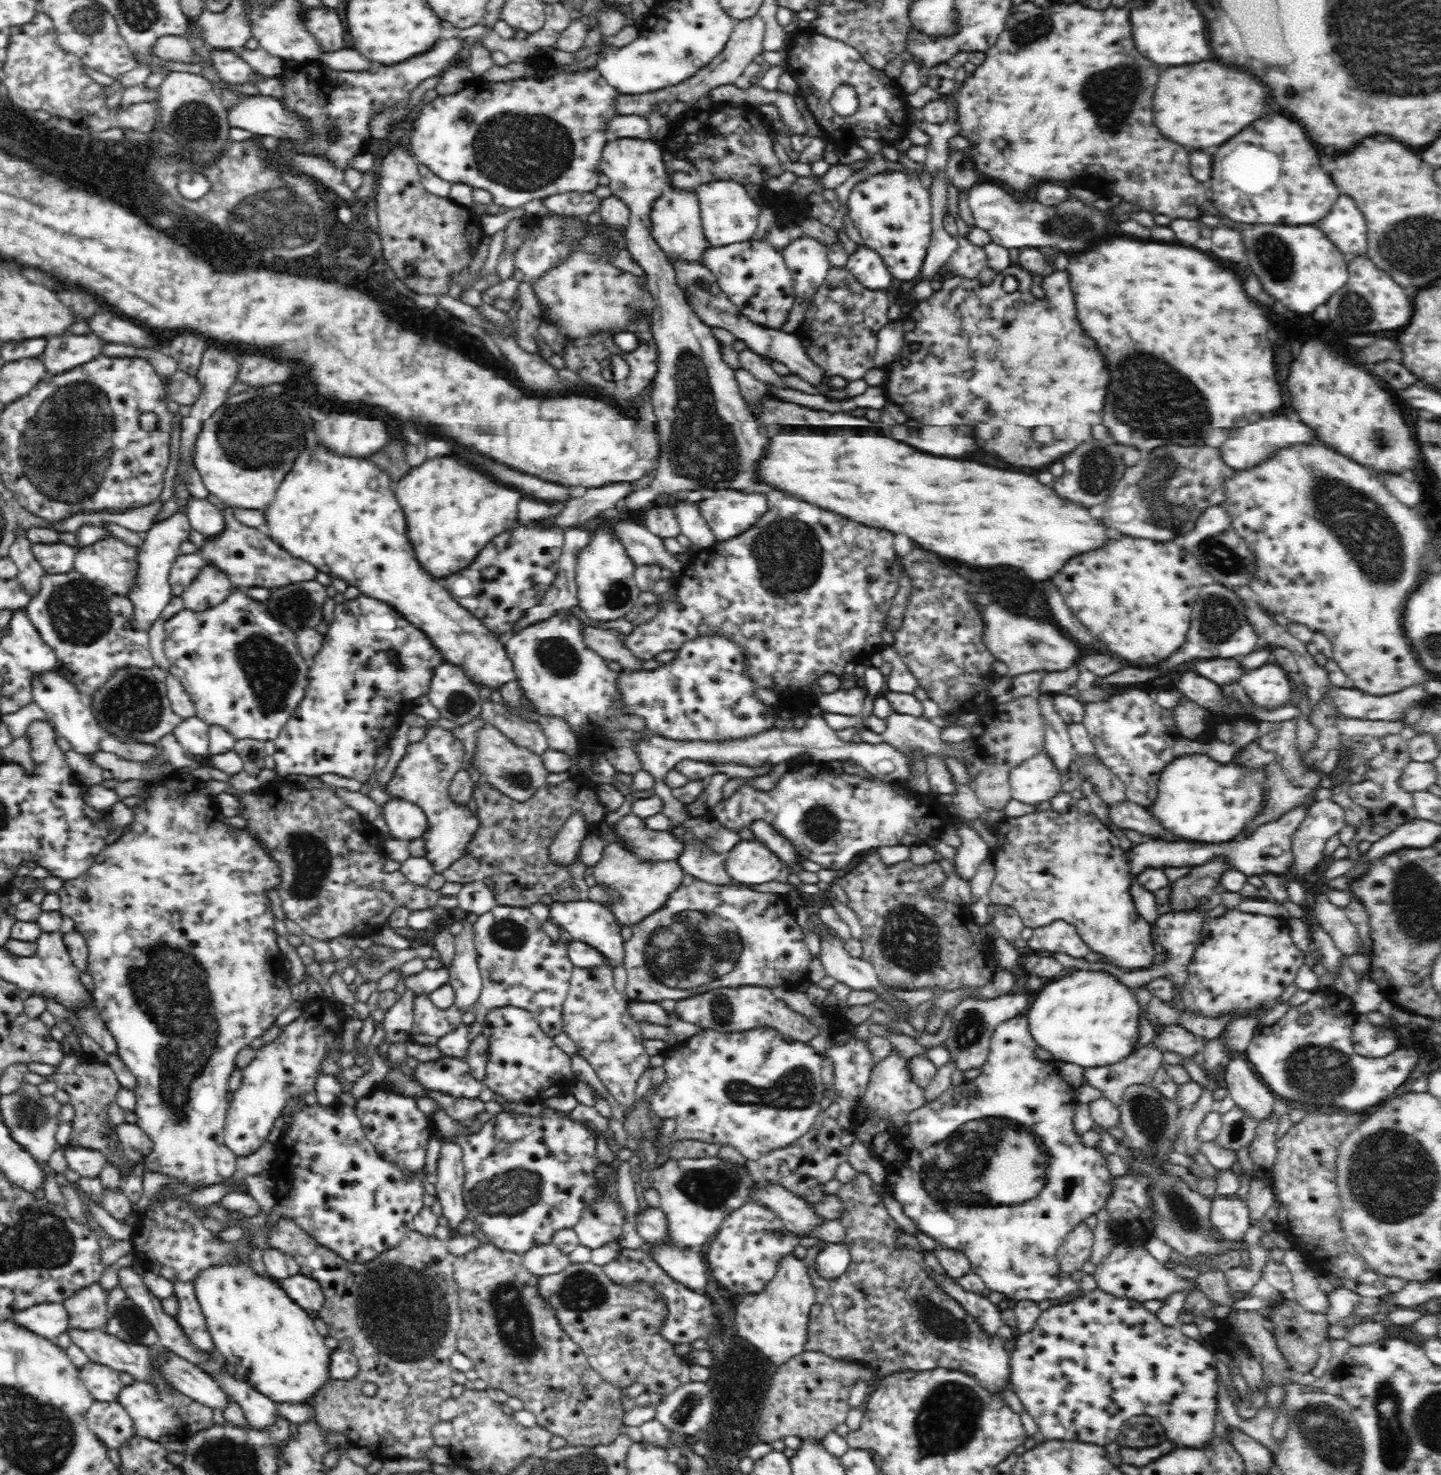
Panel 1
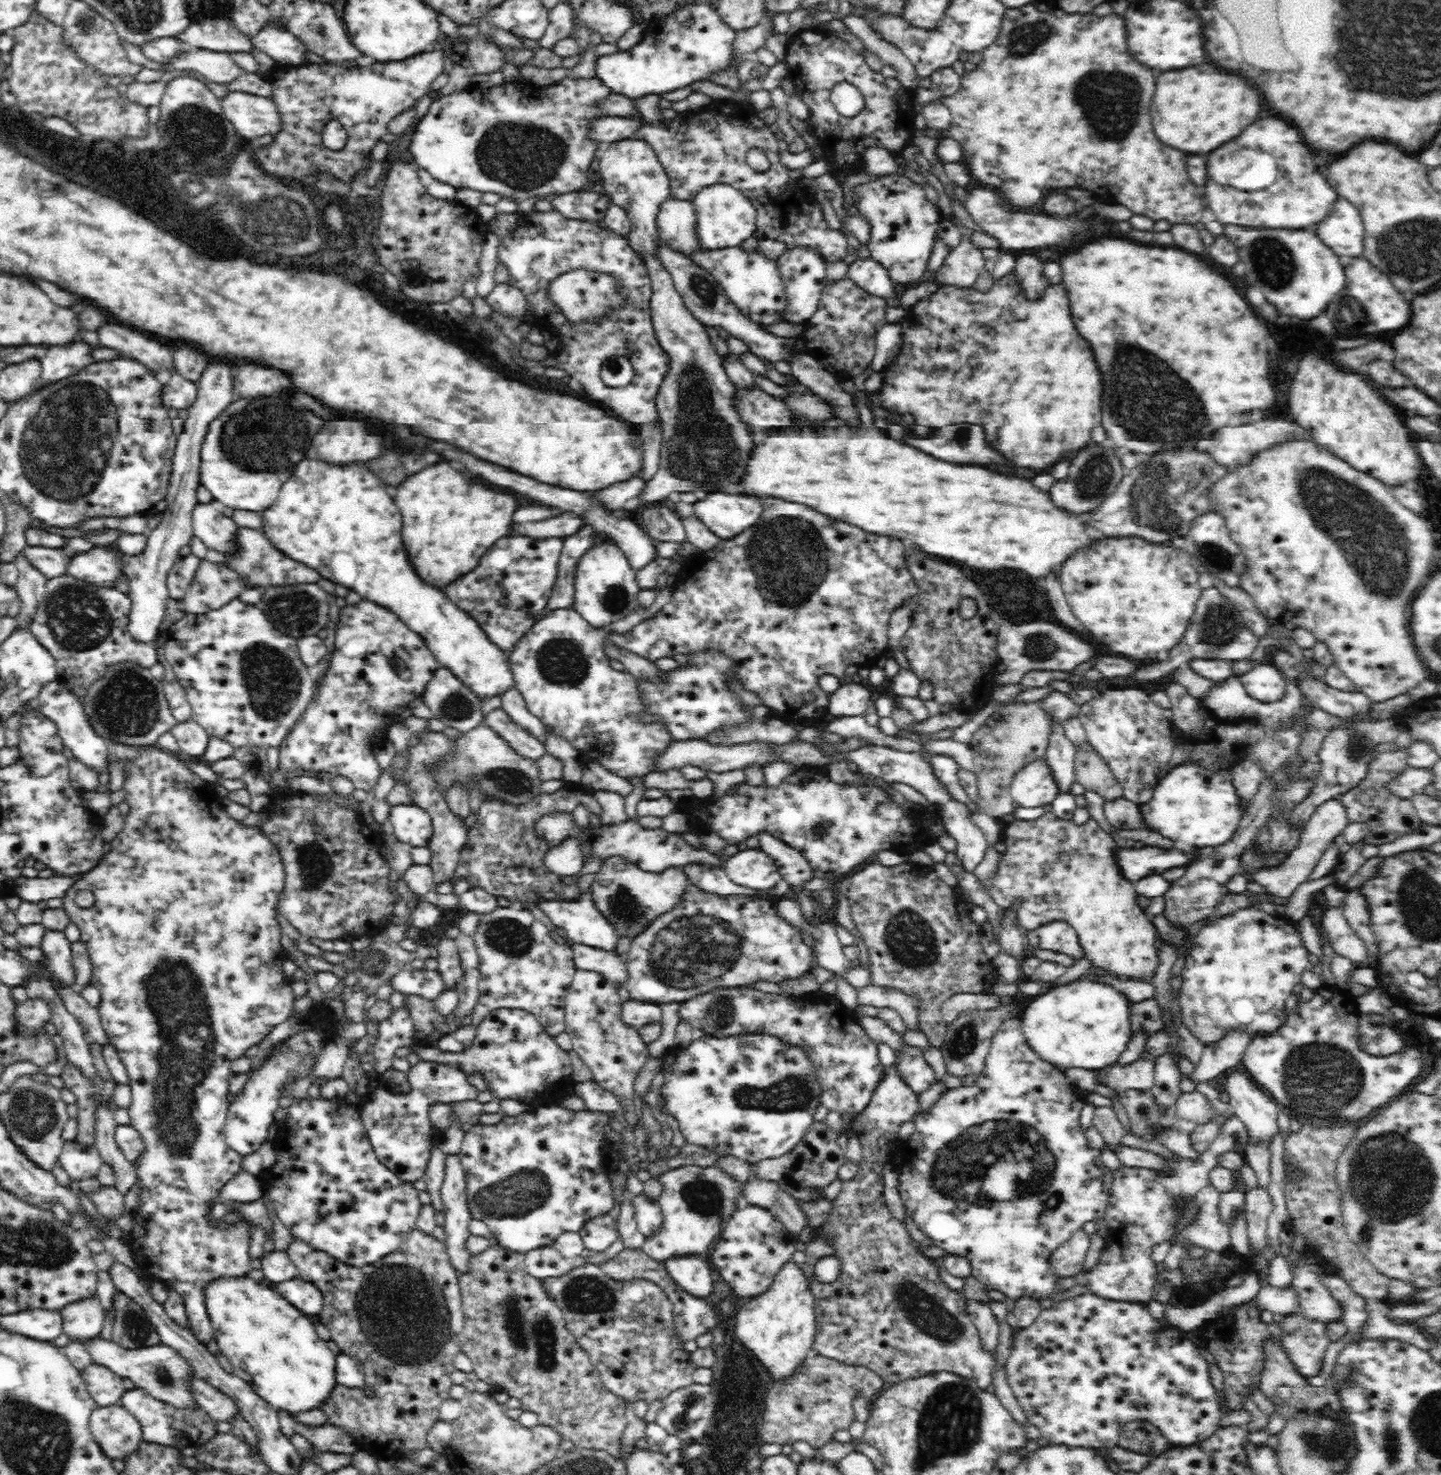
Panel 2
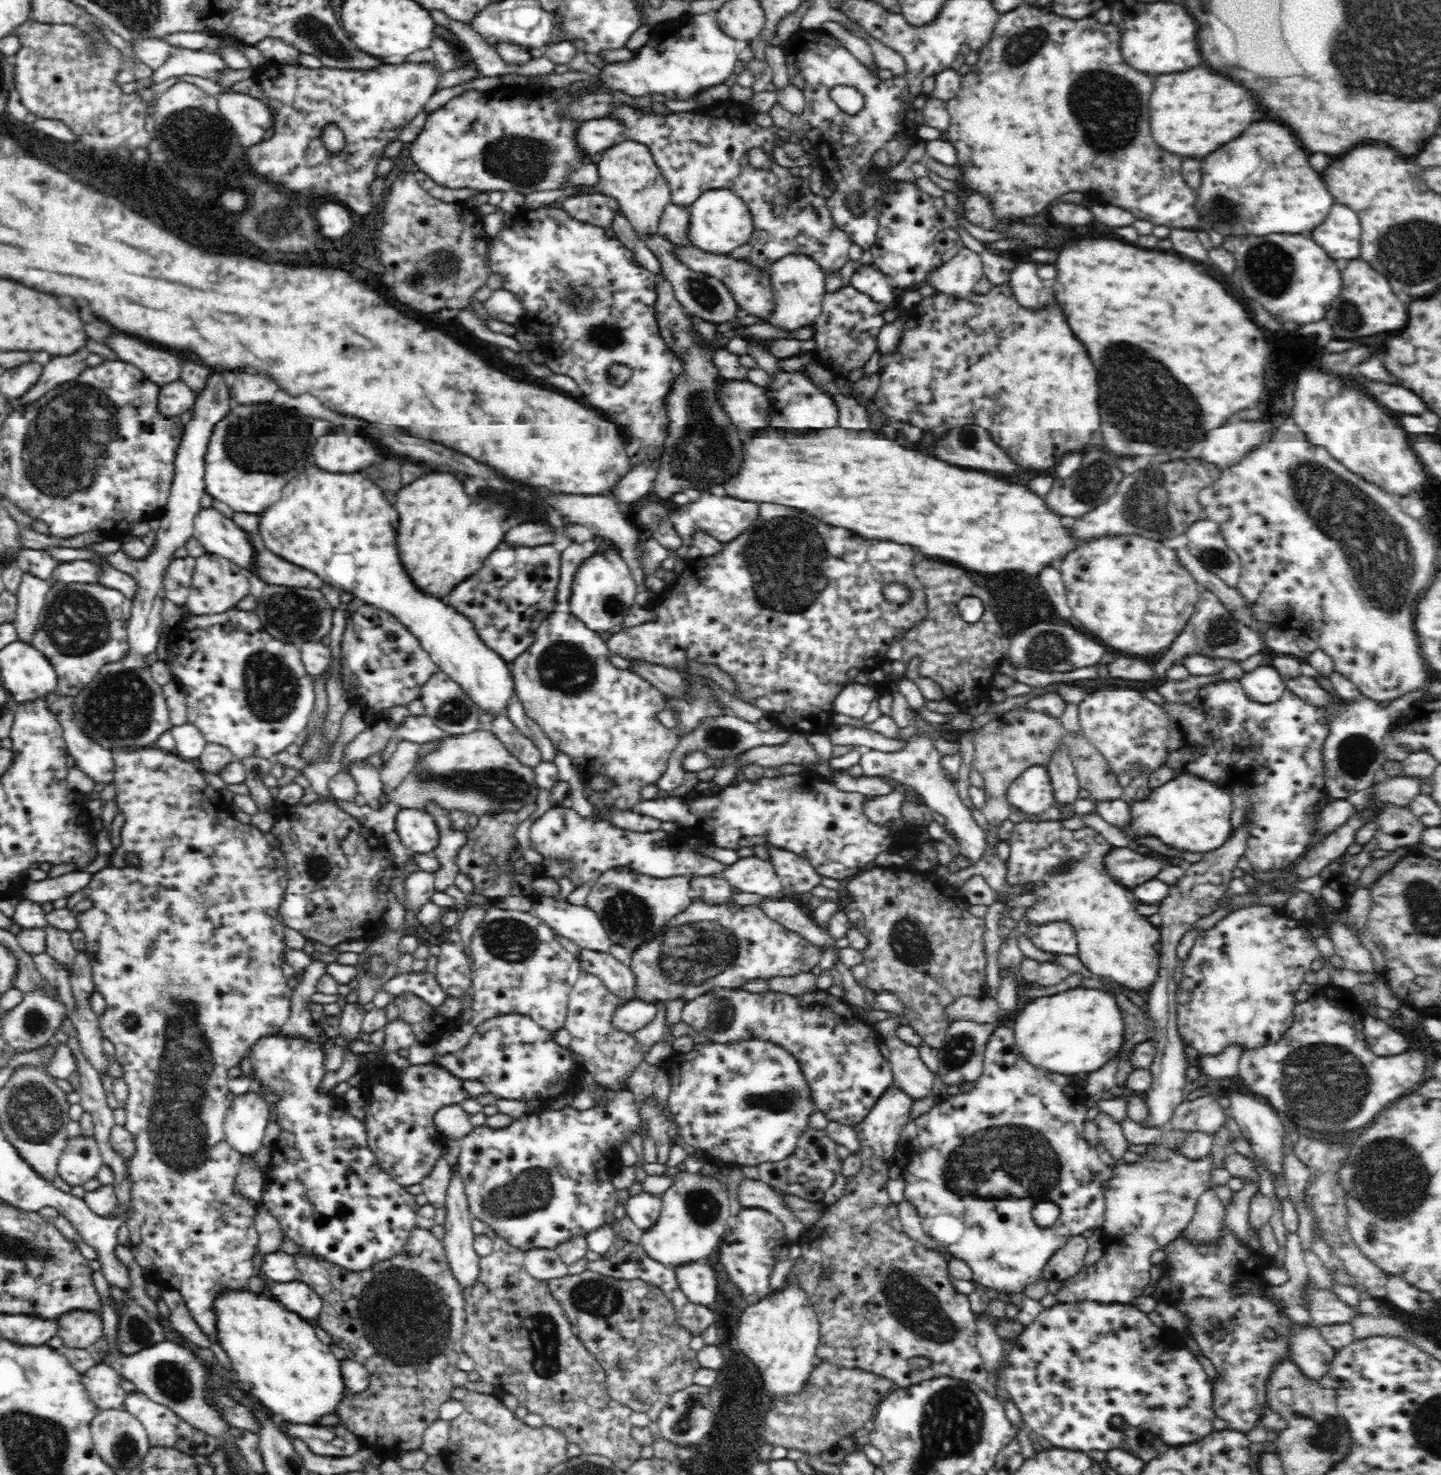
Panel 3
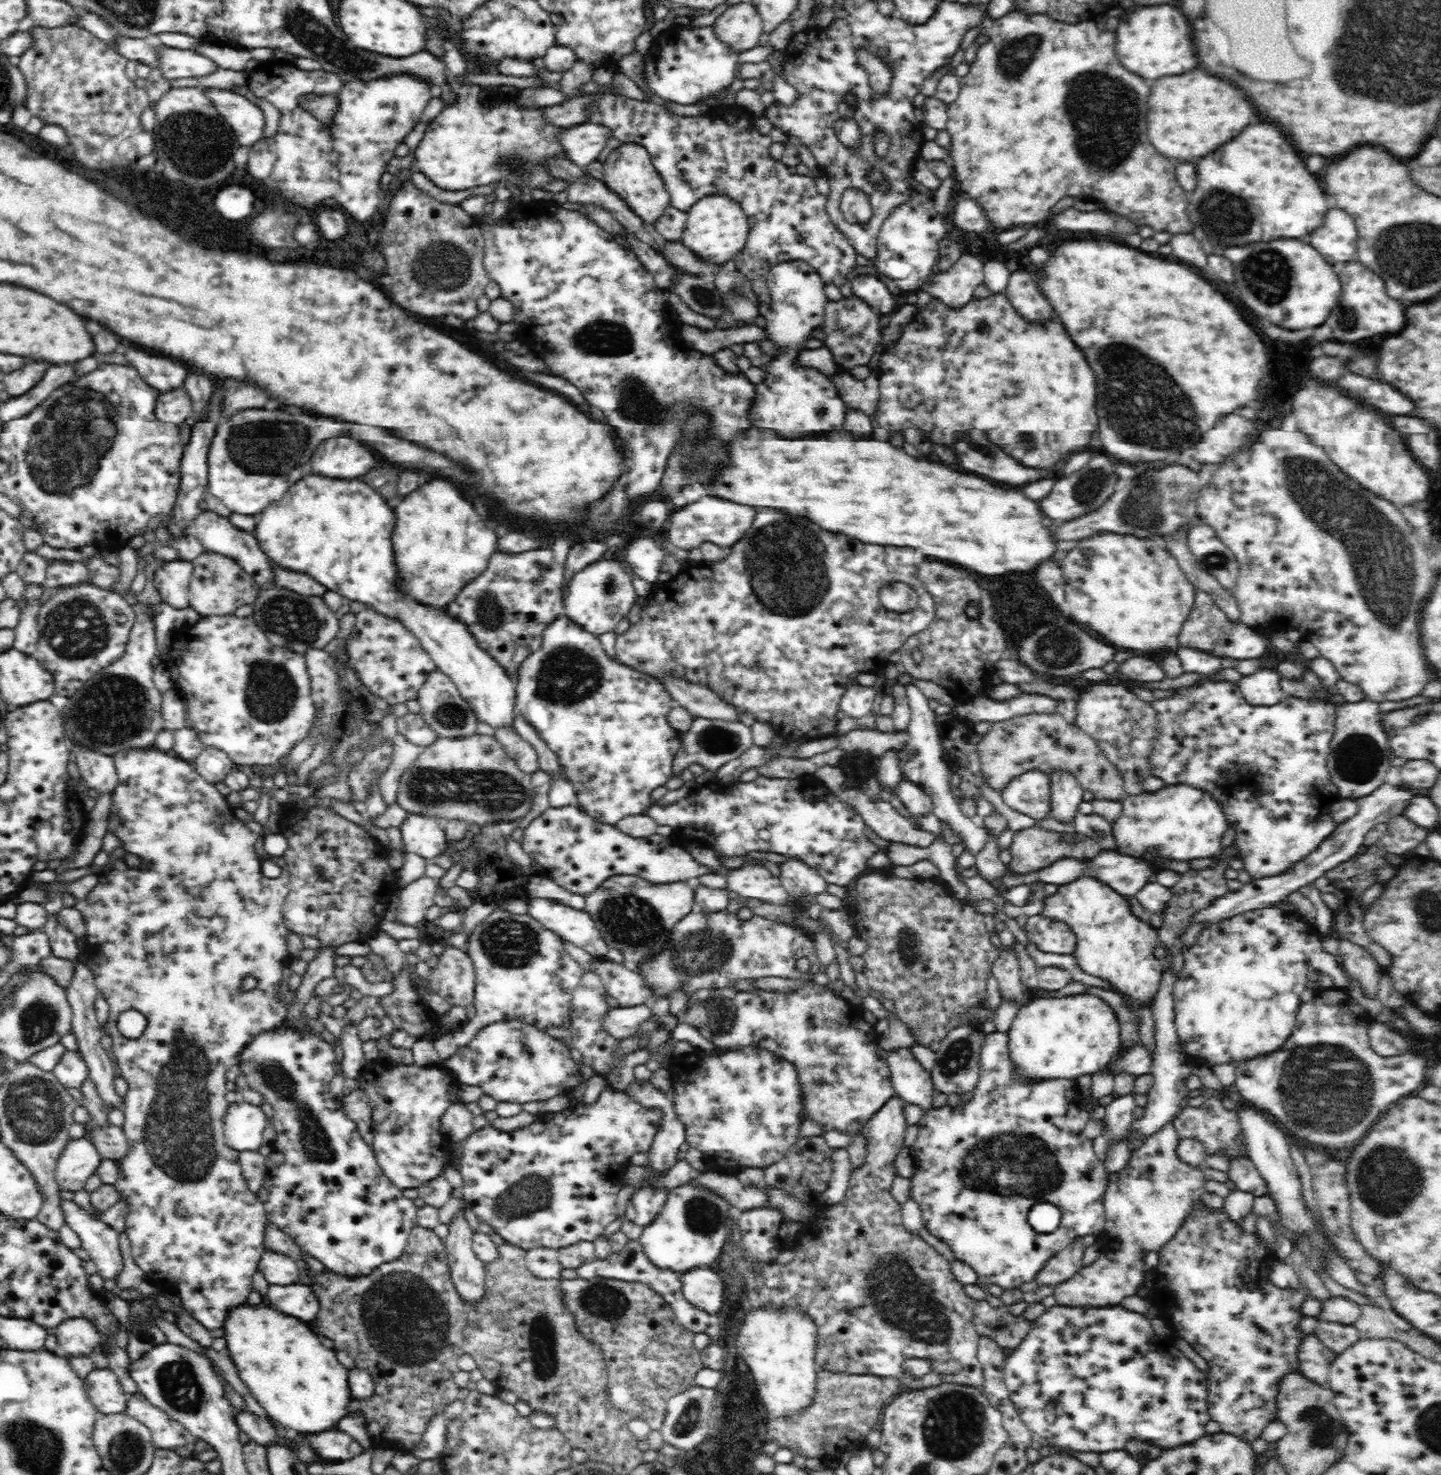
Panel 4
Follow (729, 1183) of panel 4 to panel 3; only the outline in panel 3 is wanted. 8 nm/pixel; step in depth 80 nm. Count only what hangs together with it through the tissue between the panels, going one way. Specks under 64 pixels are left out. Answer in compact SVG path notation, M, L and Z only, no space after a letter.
M743 1179L738 1188L742 1207L763 1208L771 1212L785 1227L787 1238L794 1242L805 1236L806 1227L784 1201L785 1193L762 1180Z

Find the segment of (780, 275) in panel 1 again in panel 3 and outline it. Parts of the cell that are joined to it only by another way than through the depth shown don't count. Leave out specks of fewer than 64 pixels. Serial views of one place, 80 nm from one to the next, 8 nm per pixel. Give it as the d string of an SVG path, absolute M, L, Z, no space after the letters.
M694 245L676 247L676 253L688 267L724 283L743 314L750 314L763 322L767 322L768 318L772 317L772 312L777 308L777 294L775 294L770 267L755 266L750 258L734 258L731 253L711 253Z

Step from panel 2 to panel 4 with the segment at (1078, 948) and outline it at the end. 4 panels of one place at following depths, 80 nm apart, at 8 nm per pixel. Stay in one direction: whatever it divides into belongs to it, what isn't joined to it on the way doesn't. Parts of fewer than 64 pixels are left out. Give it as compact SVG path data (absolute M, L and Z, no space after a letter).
M1040 915L1029 916L1022 921L1028 941L1042 952L1073 954L1077 944L1075 932L1065 922L1048 920Z

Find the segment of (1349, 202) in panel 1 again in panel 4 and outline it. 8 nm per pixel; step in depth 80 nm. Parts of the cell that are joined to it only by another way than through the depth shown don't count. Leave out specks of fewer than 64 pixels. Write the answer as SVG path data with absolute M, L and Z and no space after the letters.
M1342 208L1328 210L1326 222L1310 234L1310 243L1328 262L1357 261L1357 242L1356 220Z

